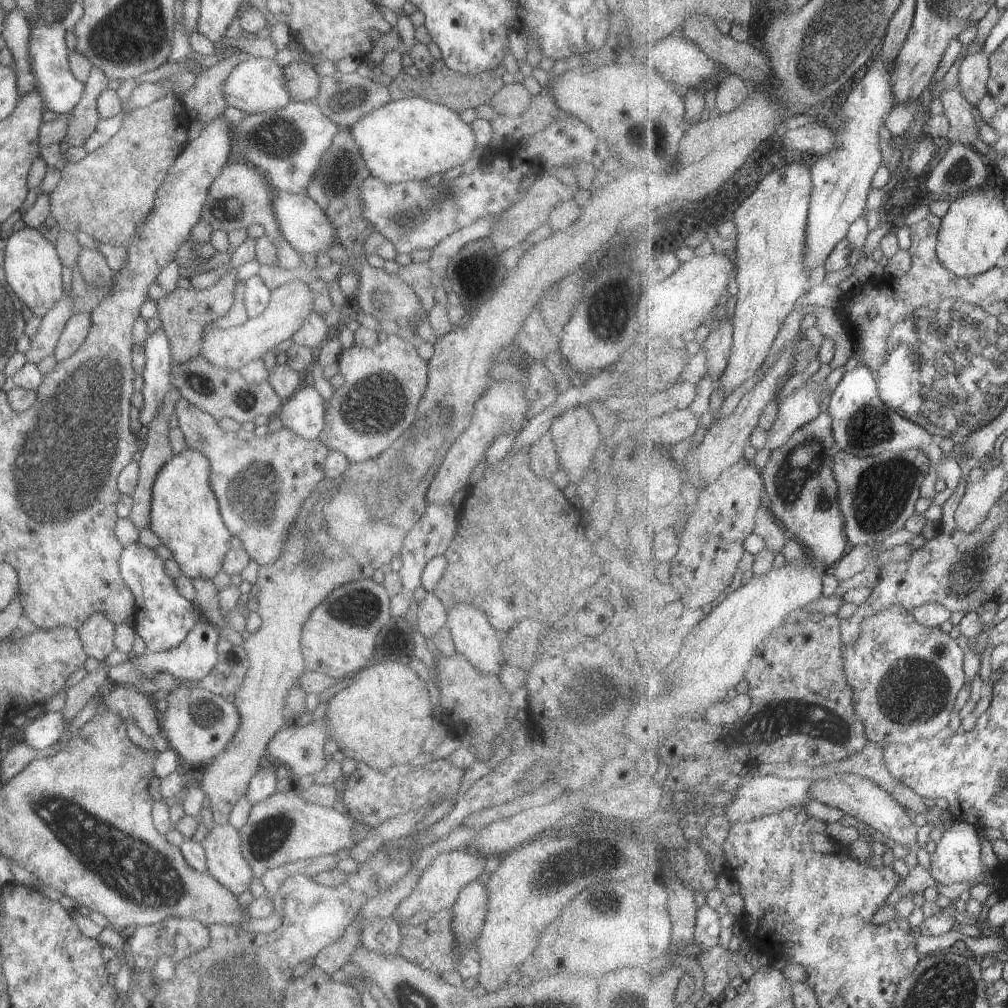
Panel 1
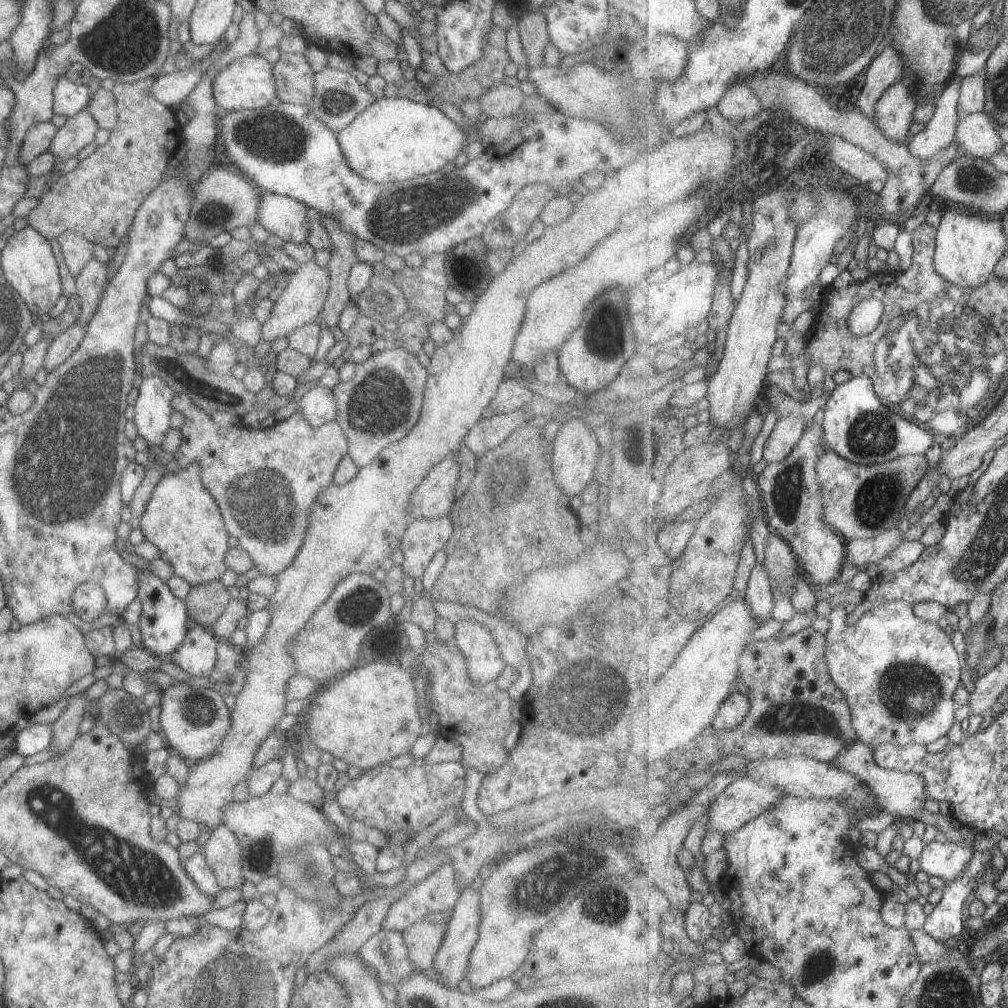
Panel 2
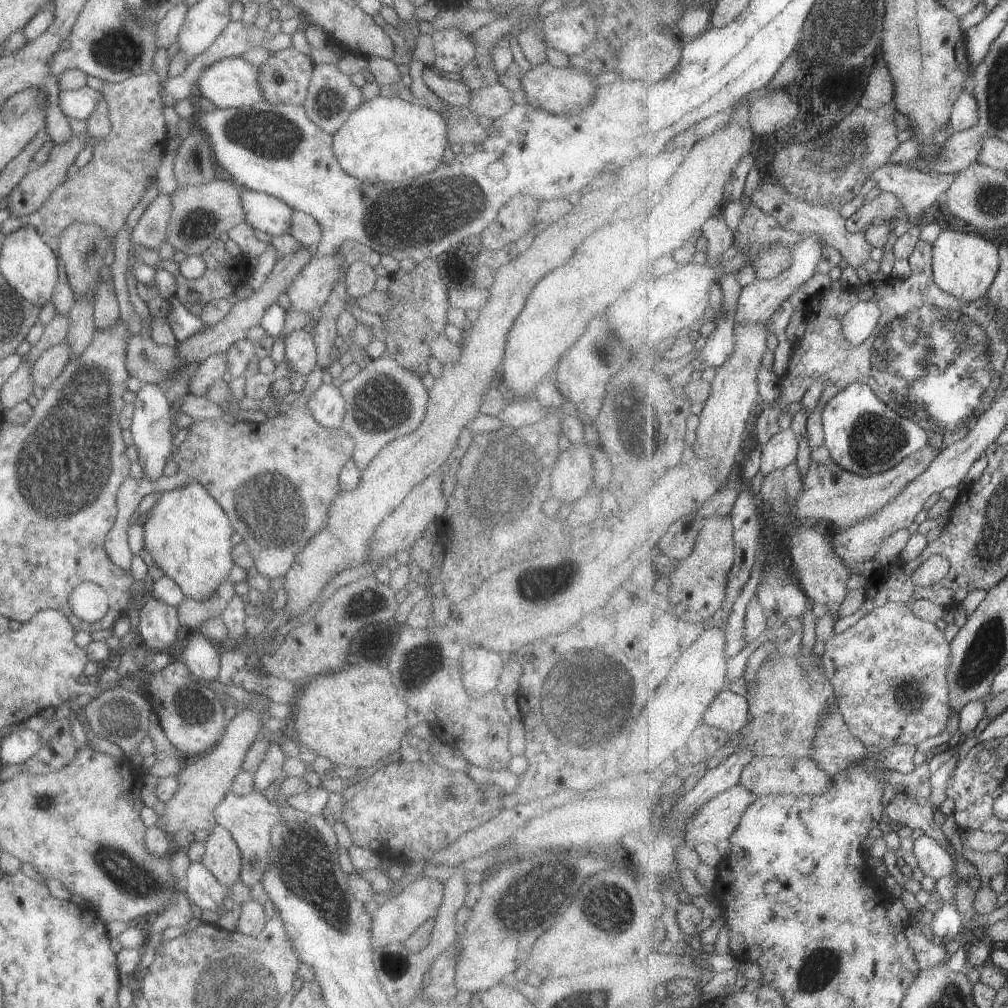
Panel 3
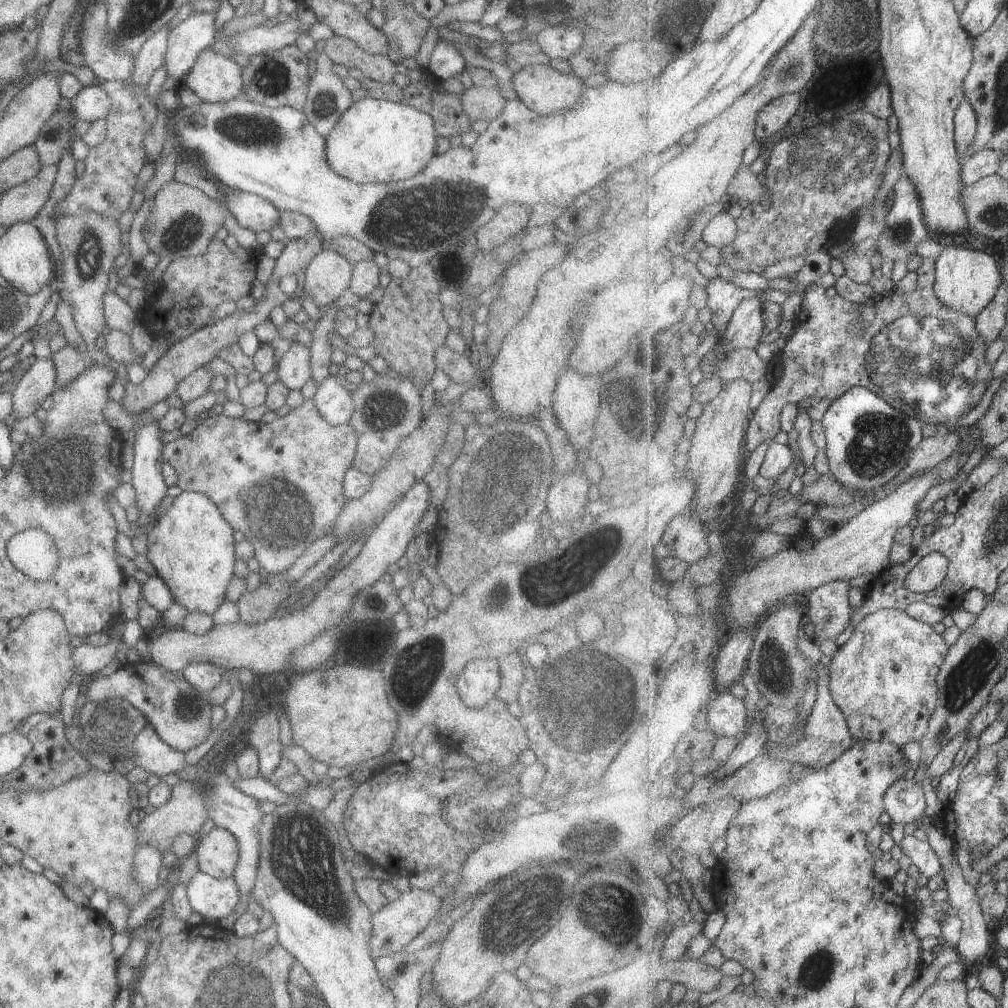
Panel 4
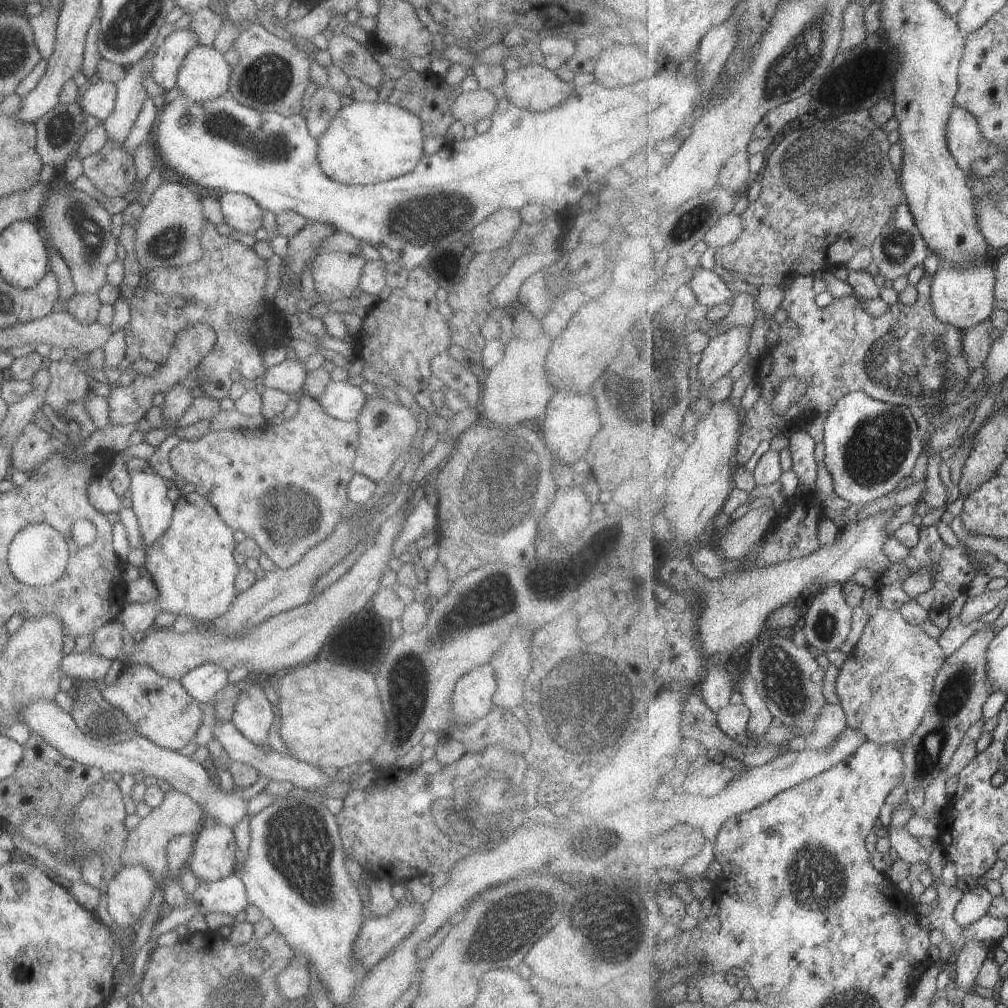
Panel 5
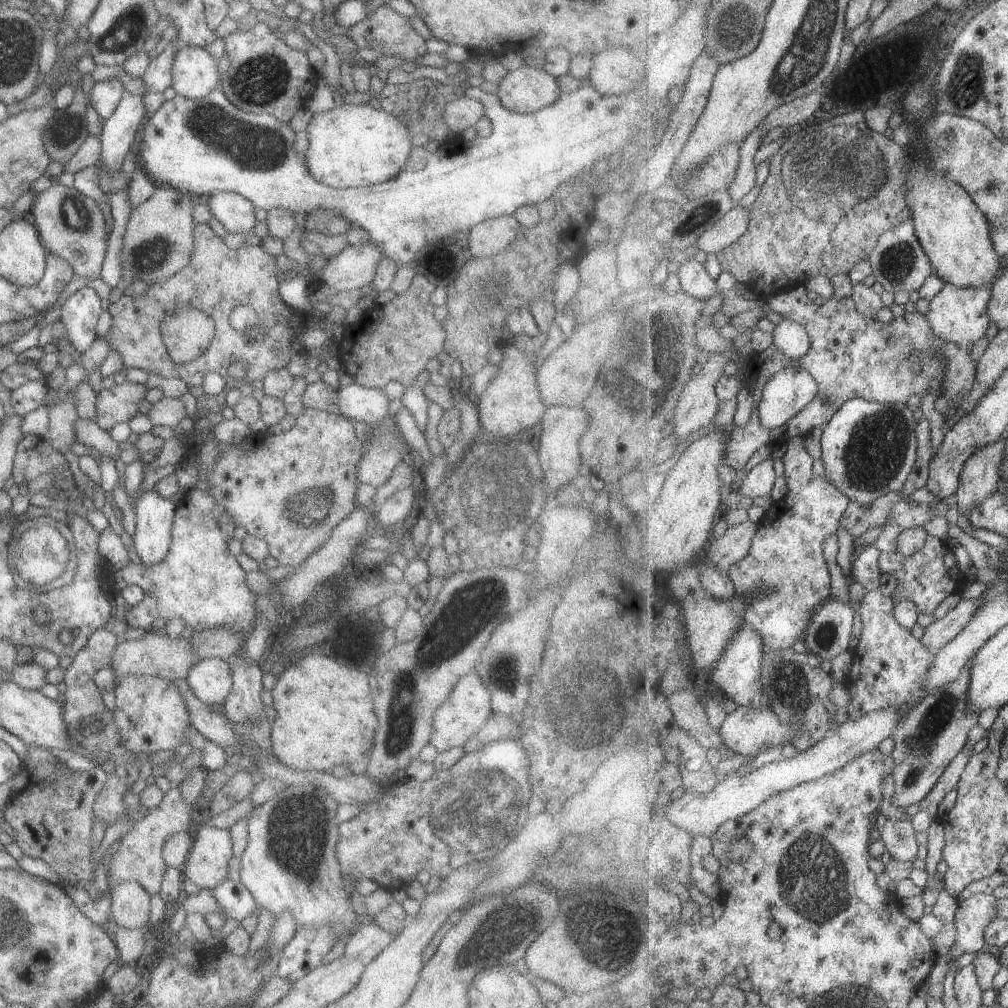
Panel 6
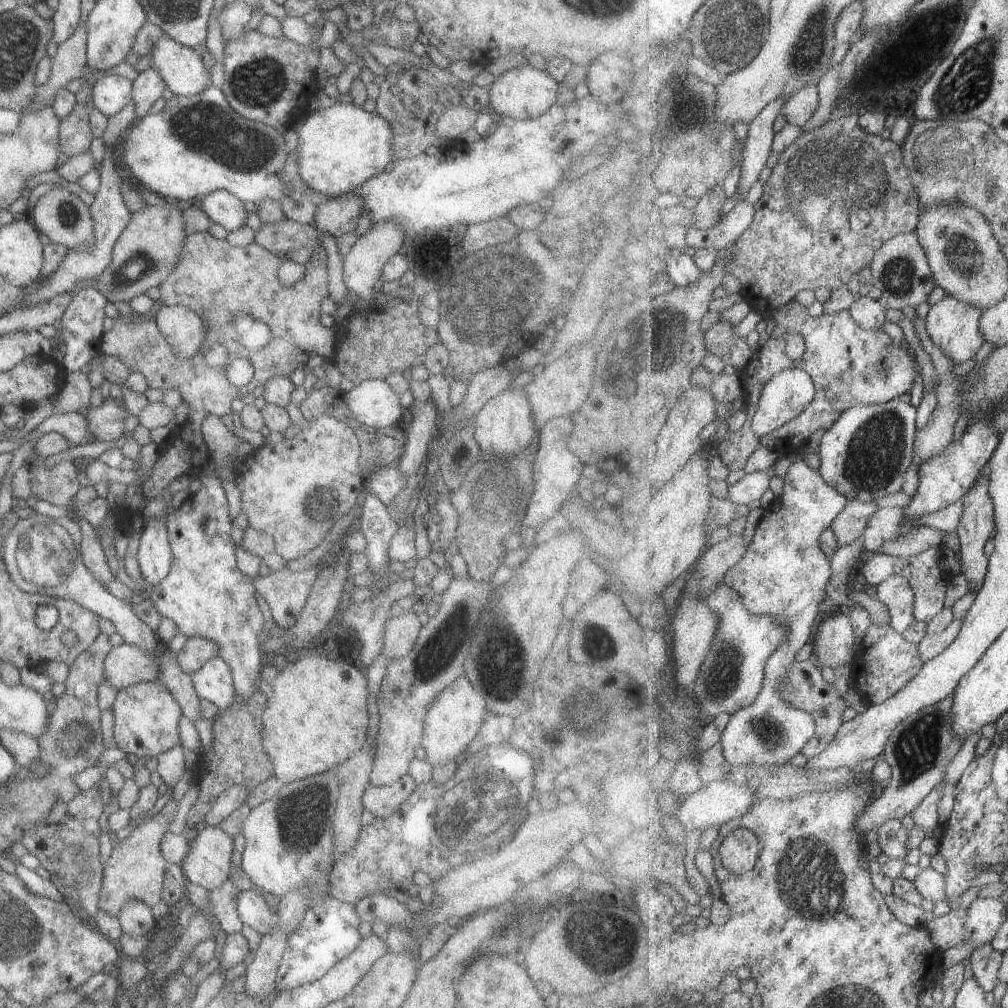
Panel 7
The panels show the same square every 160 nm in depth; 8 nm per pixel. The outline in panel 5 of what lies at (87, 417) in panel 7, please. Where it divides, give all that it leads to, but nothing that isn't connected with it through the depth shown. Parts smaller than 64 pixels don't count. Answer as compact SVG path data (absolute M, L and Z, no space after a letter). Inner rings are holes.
M195 324L179 332L170 346L166 360L161 365L156 365L150 374L145 374L139 369L131 384L127 386L112 385L109 396L106 398L108 407L107 421L109 425L131 425L136 424L147 410L152 407L151 400L156 393L165 393L171 387L181 381L187 374L194 371L196 365L201 362L213 348L215 342L215 332L207 324Z

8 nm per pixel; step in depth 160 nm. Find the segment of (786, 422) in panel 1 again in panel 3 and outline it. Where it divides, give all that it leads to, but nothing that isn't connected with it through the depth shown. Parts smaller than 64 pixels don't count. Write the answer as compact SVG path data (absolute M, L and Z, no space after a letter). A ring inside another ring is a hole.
M791 429L779 432L762 447L762 467L760 471L764 476L776 470L783 470L797 462L799 444L795 432Z

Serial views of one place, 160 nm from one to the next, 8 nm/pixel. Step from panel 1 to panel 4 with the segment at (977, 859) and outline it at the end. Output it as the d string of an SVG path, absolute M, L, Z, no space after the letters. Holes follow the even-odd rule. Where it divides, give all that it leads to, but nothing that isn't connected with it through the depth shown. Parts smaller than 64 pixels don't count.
M906 835L900 847L903 854L907 855L927 878L941 873L943 856L932 847L929 840L923 841L913 835Z

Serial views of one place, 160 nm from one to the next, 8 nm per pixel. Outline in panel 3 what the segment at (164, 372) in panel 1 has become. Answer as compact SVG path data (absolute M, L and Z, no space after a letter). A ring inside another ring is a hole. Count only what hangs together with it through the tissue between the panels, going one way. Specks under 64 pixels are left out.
M142 383L133 400L134 411L128 429L132 434L133 445L137 450L137 459L141 467L141 478L147 482L157 482L161 470L169 459L171 446L175 442L171 436L169 420L170 404L164 395L164 387L153 383Z

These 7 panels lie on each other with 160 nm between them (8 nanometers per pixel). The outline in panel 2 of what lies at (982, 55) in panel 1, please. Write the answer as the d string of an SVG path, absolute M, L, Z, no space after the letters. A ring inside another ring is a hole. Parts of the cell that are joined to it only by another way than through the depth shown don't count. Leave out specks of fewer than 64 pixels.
M985 70L964 78L959 99L959 116L962 119L973 113L985 113L987 76Z

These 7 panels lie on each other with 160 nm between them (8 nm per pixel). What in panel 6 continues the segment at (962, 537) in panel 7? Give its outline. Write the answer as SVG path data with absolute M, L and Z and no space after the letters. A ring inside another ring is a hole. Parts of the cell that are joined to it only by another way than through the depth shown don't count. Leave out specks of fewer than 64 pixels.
M1004 435L1001 440L977 450L964 465L956 496L958 511L967 518L970 517L973 508L977 508L987 496L998 492L1003 484L1001 464L1005 460L1005 454L1007 454L1007 438Z

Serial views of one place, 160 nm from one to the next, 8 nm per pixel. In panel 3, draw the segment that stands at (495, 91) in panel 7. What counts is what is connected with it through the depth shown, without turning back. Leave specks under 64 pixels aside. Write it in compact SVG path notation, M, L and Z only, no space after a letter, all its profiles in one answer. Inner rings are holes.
M547 60L544 63L530 67L519 75L520 88L527 104L533 108L548 112L550 115L577 114L585 108L595 92L595 82L591 74L568 65L567 67L553 67Z

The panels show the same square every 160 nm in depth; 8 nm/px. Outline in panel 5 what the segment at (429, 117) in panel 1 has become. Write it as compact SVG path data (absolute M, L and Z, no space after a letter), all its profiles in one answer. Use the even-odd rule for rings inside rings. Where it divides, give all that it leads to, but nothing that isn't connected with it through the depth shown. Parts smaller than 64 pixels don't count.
M354 101L337 110L317 140L317 163L330 180L347 185L375 184L413 171L423 153L421 120L413 112L385 102Z

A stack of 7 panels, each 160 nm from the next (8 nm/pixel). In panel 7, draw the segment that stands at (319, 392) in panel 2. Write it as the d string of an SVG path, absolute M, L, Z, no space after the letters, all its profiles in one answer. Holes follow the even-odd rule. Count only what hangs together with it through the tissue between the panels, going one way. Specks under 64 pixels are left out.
M368 379L359 385L354 385L351 390L341 393L339 402L343 404L350 416L361 425L380 429L400 424L403 408L399 404L399 399L383 379Z

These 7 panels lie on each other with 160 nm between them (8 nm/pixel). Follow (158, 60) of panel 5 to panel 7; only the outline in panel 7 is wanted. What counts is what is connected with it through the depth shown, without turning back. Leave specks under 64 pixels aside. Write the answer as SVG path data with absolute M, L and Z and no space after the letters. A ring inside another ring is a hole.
M155 68L138 70L136 78L132 81L131 101L134 105L136 120L143 118L149 113L149 108L162 96L166 89L159 72Z

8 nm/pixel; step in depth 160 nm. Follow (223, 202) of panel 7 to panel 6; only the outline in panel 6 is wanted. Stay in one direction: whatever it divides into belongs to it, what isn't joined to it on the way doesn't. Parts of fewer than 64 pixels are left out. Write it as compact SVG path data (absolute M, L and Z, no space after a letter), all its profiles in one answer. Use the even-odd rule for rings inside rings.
M222 191L209 195L209 213L229 233L246 234L255 224L255 212L249 200L238 193Z

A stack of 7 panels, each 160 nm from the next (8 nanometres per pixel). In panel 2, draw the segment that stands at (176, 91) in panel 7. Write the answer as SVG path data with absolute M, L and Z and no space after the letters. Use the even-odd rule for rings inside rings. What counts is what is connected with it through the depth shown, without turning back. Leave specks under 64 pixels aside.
M257 54L236 58L215 74L211 83L211 92L216 106L226 111L263 108L275 98L271 64Z

